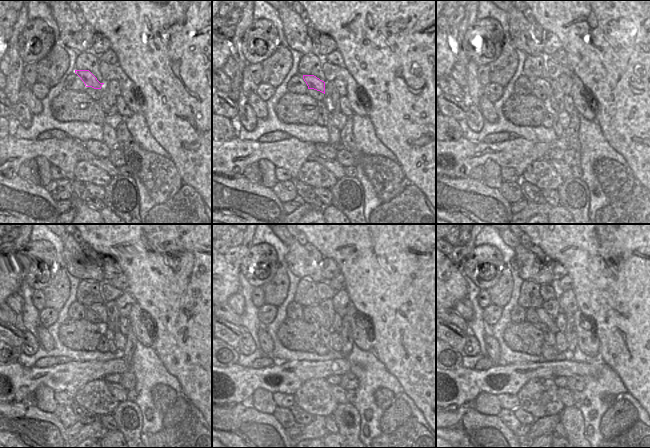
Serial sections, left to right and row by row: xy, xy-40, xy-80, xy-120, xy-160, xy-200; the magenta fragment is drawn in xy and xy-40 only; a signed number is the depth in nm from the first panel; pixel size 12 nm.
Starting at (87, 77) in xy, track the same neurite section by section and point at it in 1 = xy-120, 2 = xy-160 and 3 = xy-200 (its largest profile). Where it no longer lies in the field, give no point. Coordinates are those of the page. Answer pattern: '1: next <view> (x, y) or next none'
1: next xy-120 (98, 308)
2: next xy-160 (321, 318)
3: next xy-200 (544, 317)

